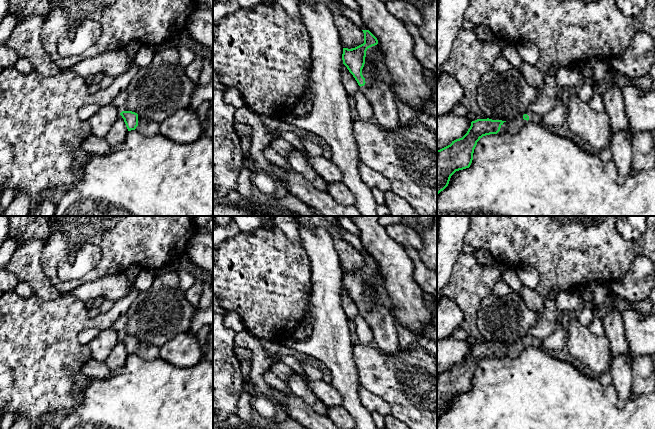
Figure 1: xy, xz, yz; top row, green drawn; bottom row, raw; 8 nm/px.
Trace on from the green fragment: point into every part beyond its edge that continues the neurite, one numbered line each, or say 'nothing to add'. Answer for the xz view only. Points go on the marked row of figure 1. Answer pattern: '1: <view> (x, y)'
1: xz (378, 92)

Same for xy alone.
1: xy (146, 127)

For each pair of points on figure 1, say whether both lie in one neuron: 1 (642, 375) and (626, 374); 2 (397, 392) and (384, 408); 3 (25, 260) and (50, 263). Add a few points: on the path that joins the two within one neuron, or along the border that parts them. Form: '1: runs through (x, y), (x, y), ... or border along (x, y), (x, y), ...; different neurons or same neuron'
1: border along (630, 363), (632, 393); different neurons
2: border along (368, 390), (381, 397), (390, 406), (391, 415); different neurons
3: border along (43, 243), (41, 268), (51, 283); different neurons

